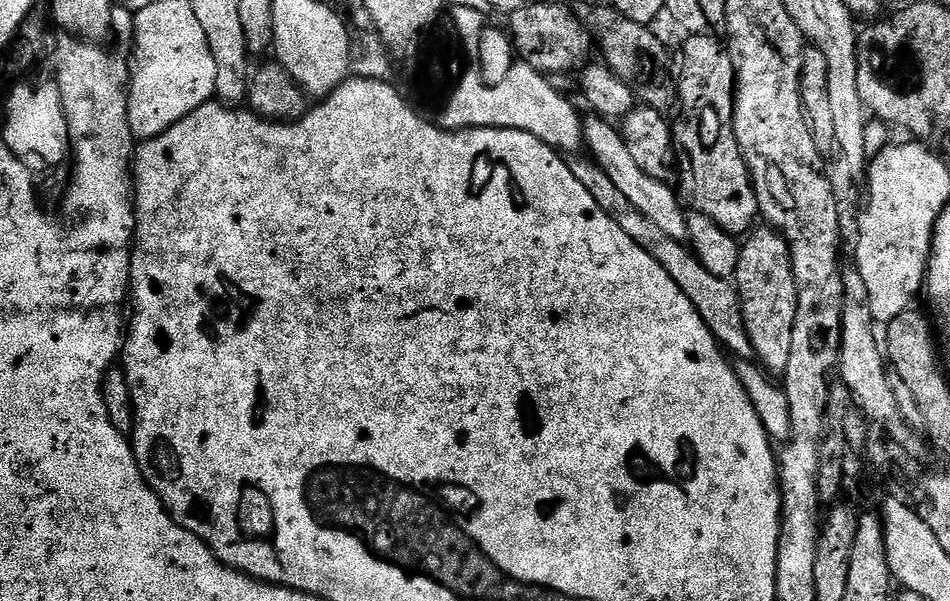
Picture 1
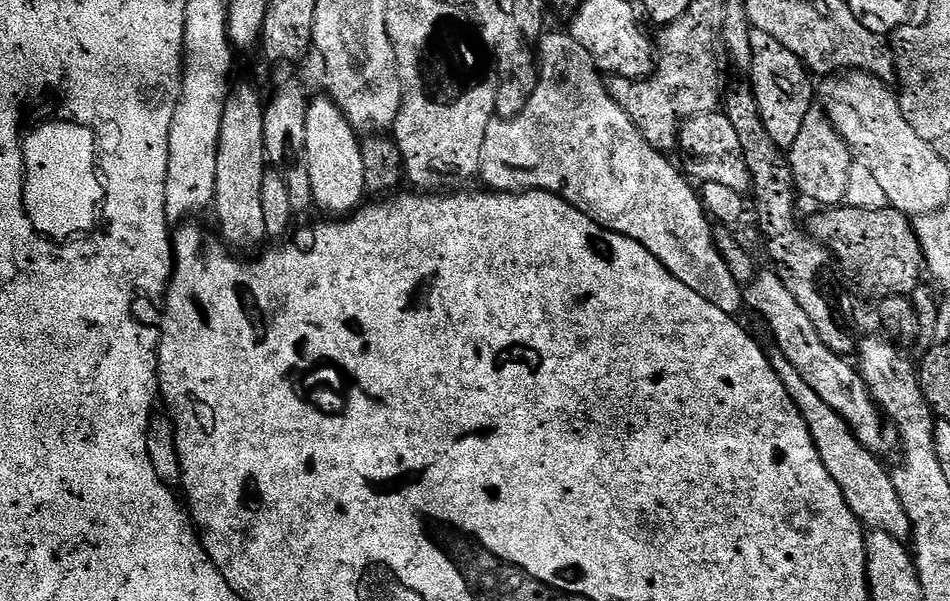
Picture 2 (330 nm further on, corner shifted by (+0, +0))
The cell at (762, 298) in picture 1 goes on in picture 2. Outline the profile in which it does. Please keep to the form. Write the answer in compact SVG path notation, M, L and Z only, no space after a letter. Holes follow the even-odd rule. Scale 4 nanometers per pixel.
M813 106L810 114L806 114L806 122L802 122L802 134L798 134L787 158L792 163L792 173L801 197L809 196L810 199L817 200L820 206L840 206L847 201L854 153L823 107Z

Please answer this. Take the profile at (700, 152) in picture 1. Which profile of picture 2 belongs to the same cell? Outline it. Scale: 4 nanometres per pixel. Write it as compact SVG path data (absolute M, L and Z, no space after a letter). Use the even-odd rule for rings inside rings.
M753 31L751 35L753 64L750 71L750 90L756 95L758 110L774 142L782 149L791 150L798 134L802 134L802 122L806 122L806 114L810 114L814 106L813 77L794 54L794 50L788 50L782 42L778 42L778 38L758 31Z

